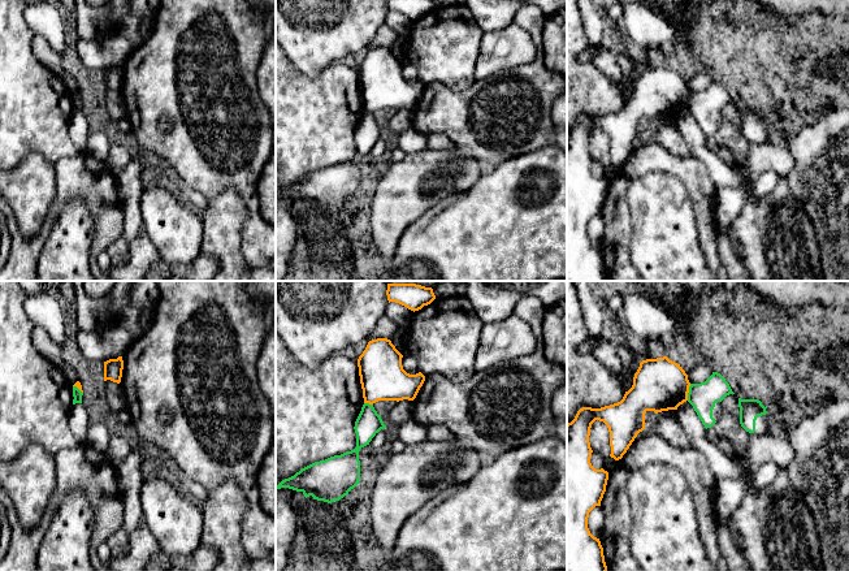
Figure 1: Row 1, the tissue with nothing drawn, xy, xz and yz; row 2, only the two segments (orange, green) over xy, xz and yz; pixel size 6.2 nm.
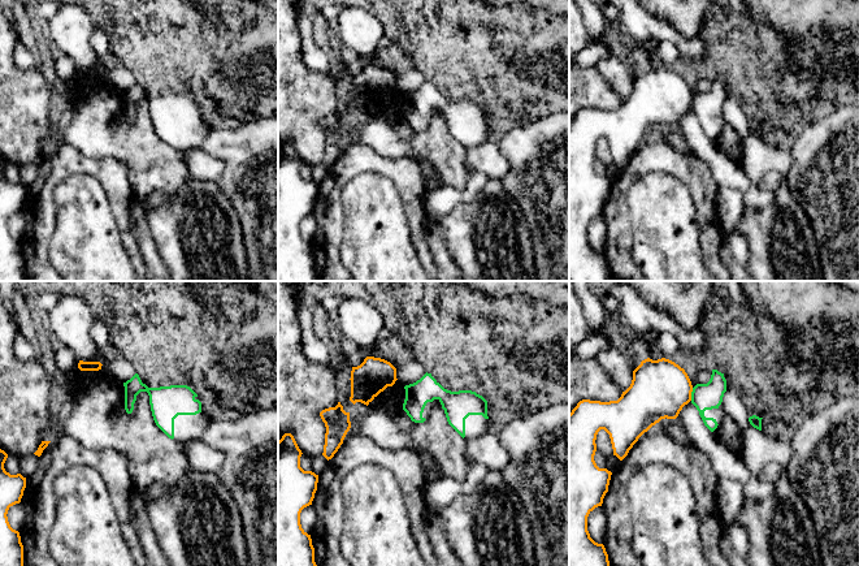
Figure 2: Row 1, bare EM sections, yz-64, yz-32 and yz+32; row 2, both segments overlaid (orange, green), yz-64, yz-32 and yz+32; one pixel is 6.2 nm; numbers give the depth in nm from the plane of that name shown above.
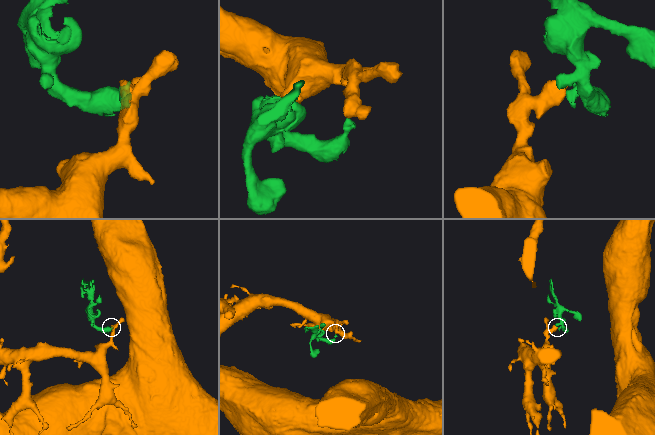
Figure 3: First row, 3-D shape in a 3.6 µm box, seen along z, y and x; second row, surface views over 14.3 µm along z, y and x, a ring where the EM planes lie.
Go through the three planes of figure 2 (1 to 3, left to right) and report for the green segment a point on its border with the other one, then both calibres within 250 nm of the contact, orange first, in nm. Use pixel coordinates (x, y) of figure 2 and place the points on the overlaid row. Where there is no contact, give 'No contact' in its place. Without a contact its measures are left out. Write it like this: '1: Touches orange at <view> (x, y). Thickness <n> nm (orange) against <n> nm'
1: No contact
2: No contact
3: Touches orange at yz+32 (690, 394). Thickness 360 nm (orange) against 160 nm

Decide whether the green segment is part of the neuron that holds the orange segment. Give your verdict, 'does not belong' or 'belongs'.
does not belong

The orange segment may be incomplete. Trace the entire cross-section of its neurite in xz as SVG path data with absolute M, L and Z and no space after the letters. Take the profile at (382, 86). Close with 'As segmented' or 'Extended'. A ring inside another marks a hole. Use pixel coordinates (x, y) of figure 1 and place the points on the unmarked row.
M387 47L368 51L358 68L364 112L413 109L425 90L419 81L410 83L402 74L403 64Z. As segmented

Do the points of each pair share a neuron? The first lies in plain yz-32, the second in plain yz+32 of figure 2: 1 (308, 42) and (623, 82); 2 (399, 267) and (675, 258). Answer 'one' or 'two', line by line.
1: one
2: one

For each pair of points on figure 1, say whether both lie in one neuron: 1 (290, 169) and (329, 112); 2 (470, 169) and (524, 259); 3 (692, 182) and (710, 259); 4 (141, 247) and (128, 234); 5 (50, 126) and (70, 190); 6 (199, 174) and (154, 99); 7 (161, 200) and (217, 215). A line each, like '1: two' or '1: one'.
1: one
2: two
3: one
4: two
5: two
6: one
7: two

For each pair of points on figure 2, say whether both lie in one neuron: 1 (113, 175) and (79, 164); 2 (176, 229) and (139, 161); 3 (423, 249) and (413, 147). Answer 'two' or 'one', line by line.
1: one
2: one
3: two

